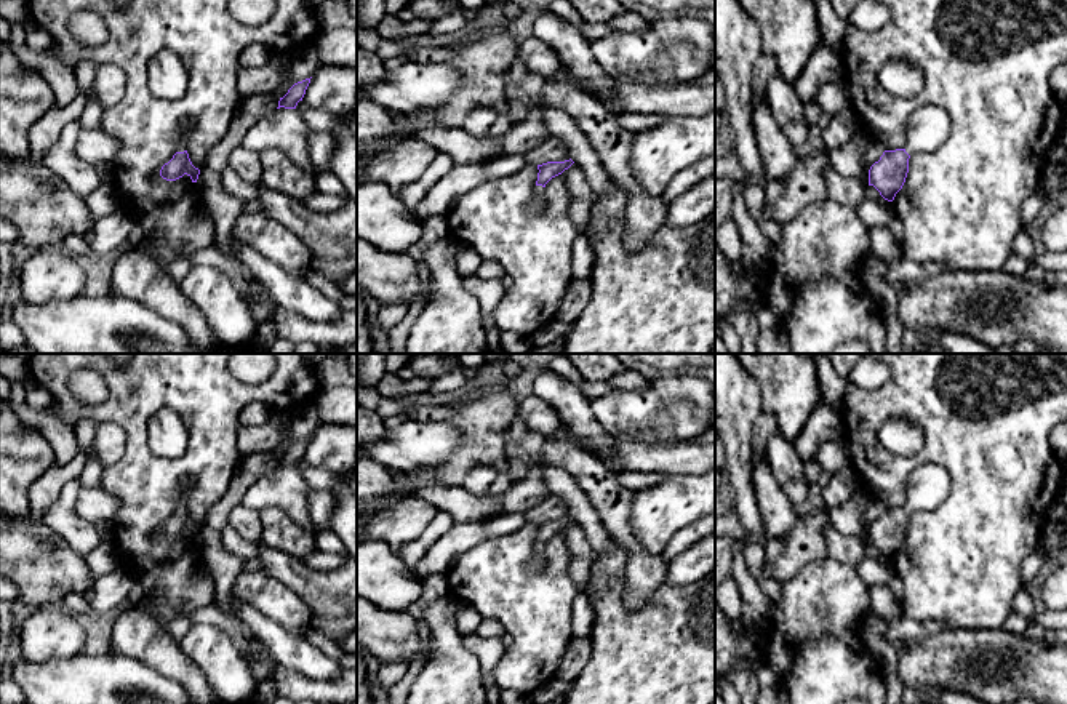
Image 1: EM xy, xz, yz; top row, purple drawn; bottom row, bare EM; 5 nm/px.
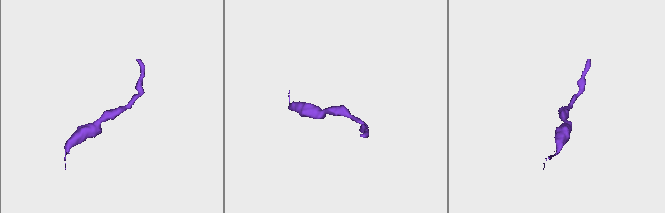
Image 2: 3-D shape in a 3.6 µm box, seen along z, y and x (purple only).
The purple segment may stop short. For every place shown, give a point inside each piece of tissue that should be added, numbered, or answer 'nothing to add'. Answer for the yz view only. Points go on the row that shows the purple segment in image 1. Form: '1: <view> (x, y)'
1: yz (928, 127)

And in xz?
1: xz (536, 205)

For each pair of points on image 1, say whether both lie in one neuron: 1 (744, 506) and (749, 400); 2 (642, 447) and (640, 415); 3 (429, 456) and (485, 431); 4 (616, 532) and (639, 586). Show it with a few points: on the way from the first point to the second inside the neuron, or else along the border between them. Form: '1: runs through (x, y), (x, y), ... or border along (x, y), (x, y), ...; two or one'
1: runs through (743, 480), (741, 426); one
2: border along (615, 436), (661, 436), (679, 440); two
3: border along (451, 423), (459, 432), (461, 442), (434, 469); two
4: runs through (629, 544), (639, 562), (639, 573); one

